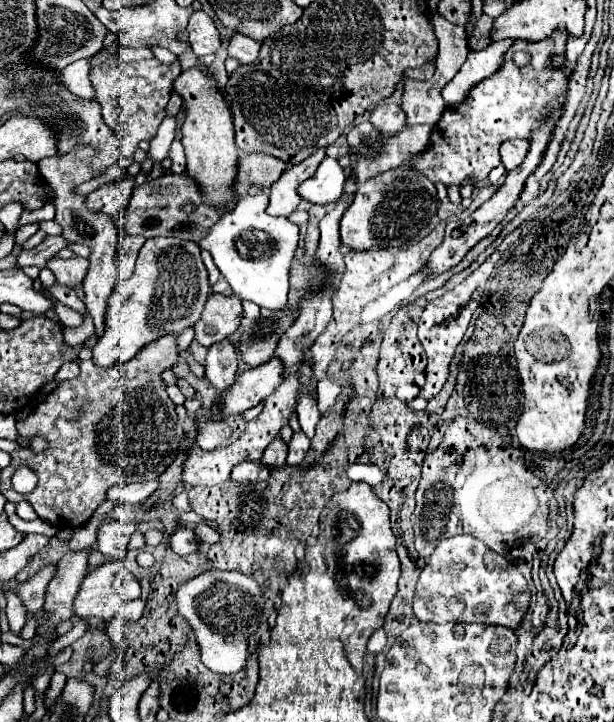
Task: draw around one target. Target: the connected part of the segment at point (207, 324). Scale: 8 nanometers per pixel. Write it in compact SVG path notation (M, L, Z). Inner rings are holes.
M211 294L207 298L207 304L203 308L199 322L193 326L195 340L205 348L209 348L215 342L221 342L223 338L227 338L239 328L241 312L243 312L243 306L239 298Z

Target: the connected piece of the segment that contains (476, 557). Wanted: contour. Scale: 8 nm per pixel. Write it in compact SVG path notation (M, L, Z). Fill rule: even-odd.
M463 534L463 536L441 540L435 552L429 556L427 566L419 574L419 582L417 582L417 590L413 598L413 612L421 622L439 622L439 624L483 622L483 624L499 624L499 626L507 626L515 630L529 608L529 598L531 596L529 596L527 582L515 564L511 564L505 556L499 556L497 552L489 550L485 544L481 544L481 540Z

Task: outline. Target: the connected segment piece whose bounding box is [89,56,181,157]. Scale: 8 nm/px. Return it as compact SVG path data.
M111 56L99 68L93 68L89 78L97 90L97 102L103 108L103 120L111 126L119 138L120 152L129 157L138 148L141 140L153 140L161 120L165 118L165 106L173 90L175 78L181 74L179 62L163 64L157 58L139 60L133 64L121 62L117 56Z

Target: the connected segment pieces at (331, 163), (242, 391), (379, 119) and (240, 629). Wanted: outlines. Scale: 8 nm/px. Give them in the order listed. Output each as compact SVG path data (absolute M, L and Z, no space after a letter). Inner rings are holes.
M325 156L315 174L299 186L299 196L311 204L329 204L339 200L345 186L345 170L337 160Z
M275 356L269 362L245 370L243 374L237 376L235 386L227 396L223 396L223 414L241 414L259 402L263 402L281 382L283 382L283 362Z
M379 104L371 116L369 122L373 124L375 130L385 132L385 134L397 134L405 126L405 112L401 110L399 104Z
M211 570L211 572L205 572L205 574L195 576L193 580L185 582L177 590L177 600L179 600L179 614L195 630L197 642L201 646L201 662L217 674L235 674L235 672L243 670L245 660L247 660L247 638L251 632L257 630L259 616L263 614L263 604L265 604L259 584L241 572Z

